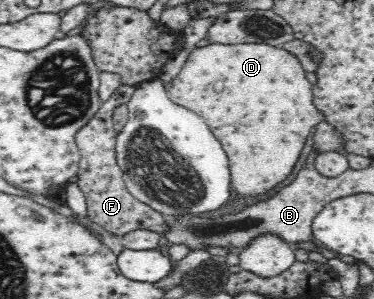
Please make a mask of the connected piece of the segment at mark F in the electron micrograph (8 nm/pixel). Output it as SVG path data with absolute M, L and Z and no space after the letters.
M121 83L115 92L104 100L99 110L75 134L75 141L80 151L81 161L78 168L78 184L87 202L87 218L105 228L111 234L121 236L125 233L145 229L160 233L164 231L164 215L151 206L135 199L126 188L123 172L116 160L116 134L112 114L113 109L126 103L135 92L135 85Z

